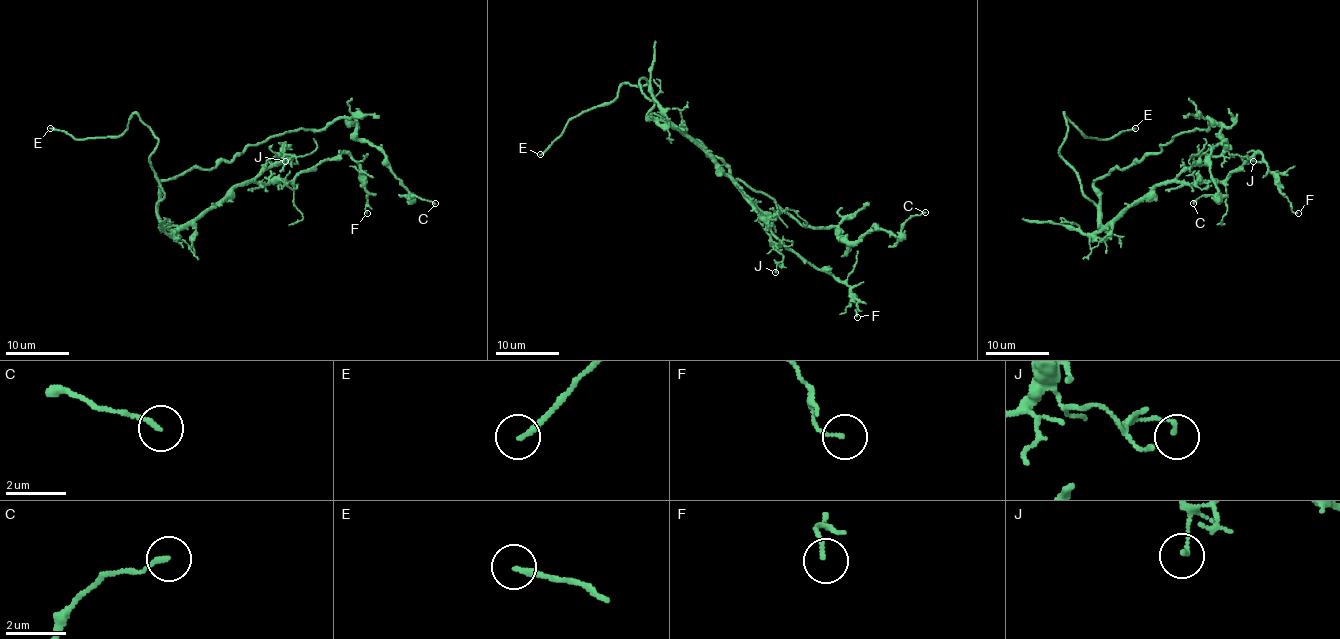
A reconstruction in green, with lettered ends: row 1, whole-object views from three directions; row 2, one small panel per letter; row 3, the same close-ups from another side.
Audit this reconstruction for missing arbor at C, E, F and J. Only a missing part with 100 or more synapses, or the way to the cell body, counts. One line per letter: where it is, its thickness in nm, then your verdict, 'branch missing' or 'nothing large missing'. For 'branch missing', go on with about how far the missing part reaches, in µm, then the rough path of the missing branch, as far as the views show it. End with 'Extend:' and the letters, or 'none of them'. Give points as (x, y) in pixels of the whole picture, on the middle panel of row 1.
C: (925, 212) | 160 nm | nothing large missing
E: (540, 154) | 200 nm | branch missing | 5 µm | (540, 154), (523, 159), (519, 164)
F: (857, 317) | 120 nm | nothing large missing
J: (775, 272) | 120 nm | nothing large missing
Extend: E

